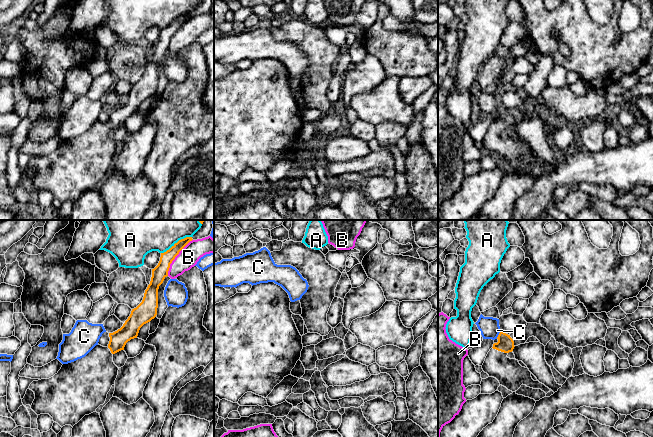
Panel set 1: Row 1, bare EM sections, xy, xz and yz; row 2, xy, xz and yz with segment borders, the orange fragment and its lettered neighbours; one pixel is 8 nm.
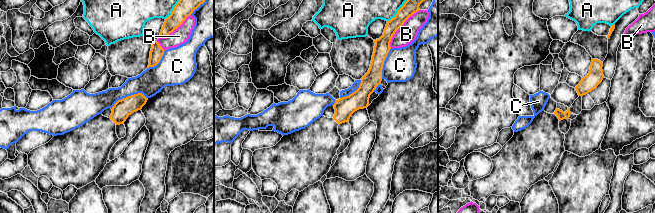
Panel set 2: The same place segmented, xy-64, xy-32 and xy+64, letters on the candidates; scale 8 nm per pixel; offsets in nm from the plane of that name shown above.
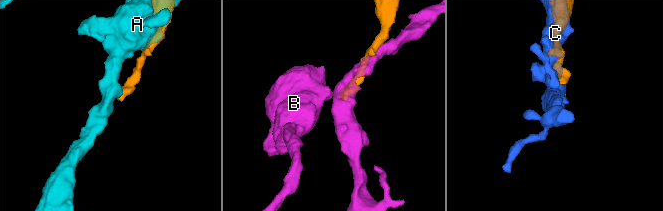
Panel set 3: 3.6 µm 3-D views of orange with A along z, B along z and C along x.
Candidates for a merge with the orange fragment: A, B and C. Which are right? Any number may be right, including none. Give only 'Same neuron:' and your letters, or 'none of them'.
Same neuron: none of them

